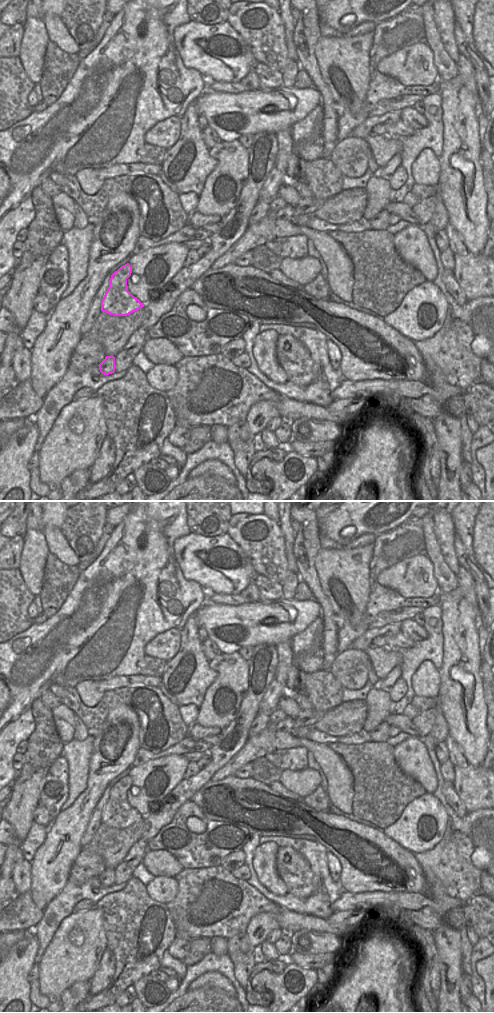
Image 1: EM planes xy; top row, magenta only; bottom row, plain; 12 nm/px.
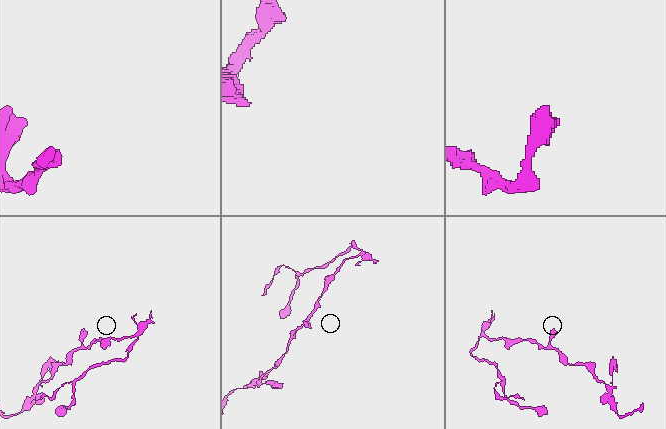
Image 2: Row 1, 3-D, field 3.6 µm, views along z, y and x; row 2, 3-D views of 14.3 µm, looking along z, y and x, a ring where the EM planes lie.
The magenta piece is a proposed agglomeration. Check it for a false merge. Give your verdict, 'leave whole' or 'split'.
leave whole

